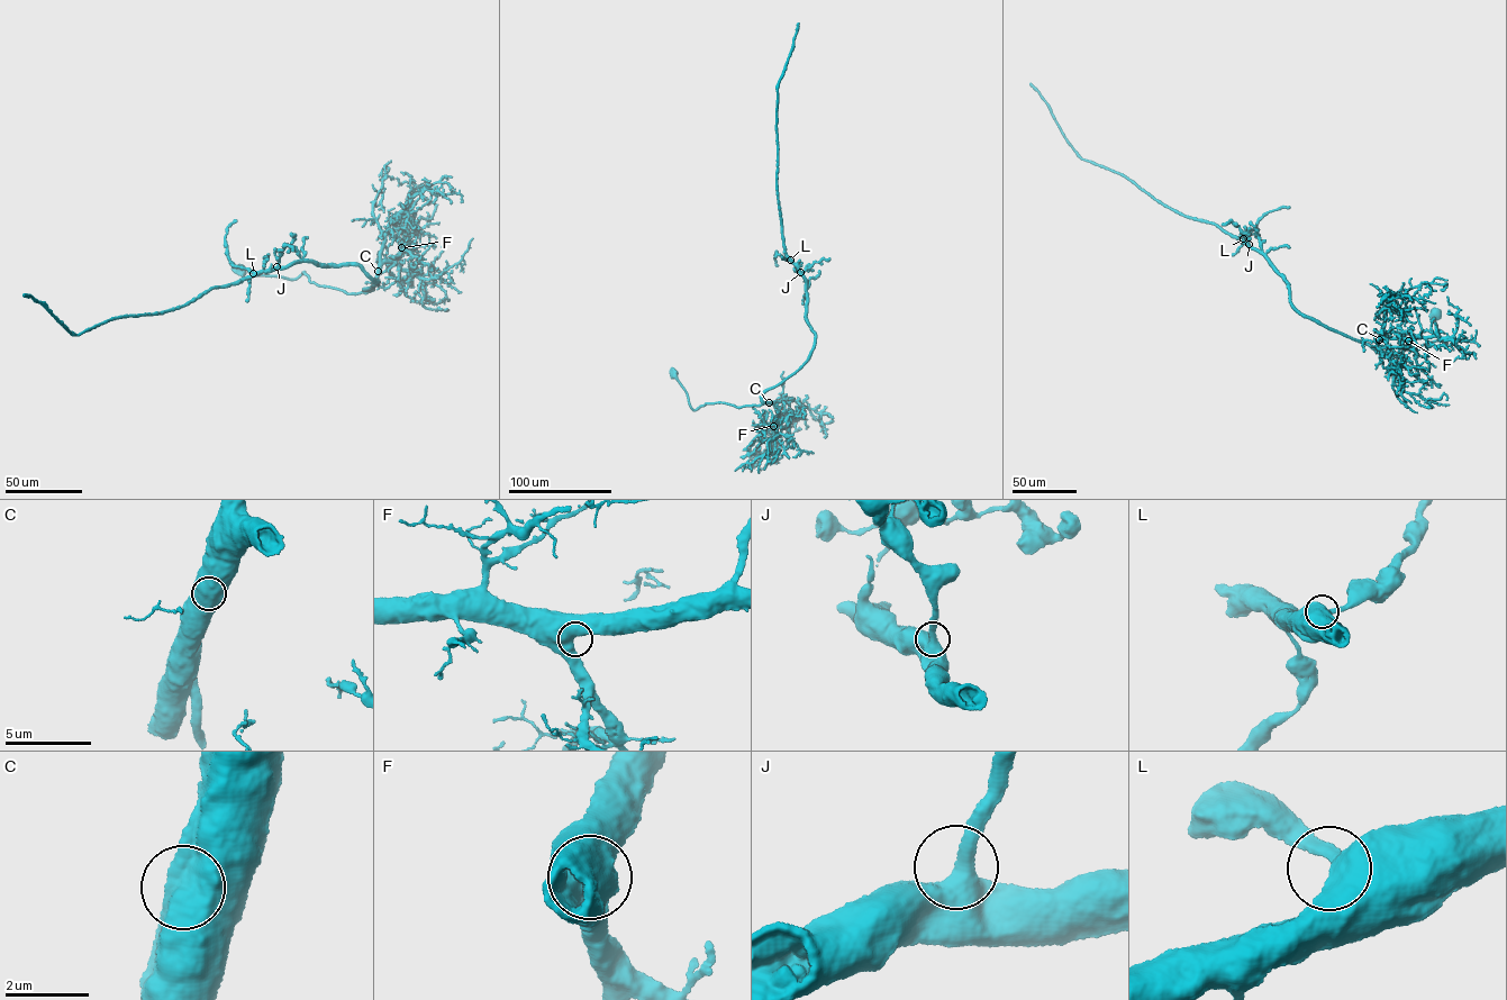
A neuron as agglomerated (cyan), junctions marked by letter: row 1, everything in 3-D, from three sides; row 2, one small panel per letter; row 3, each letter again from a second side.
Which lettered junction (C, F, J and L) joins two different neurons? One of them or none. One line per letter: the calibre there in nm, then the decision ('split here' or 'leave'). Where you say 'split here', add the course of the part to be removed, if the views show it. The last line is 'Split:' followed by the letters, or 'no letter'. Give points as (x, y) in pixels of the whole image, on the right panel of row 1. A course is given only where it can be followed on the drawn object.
C: calibre 1100 nm; leave
F: calibre 900 nm; leave
J: calibre 550 nm; leave
L: calibre 480 nm; leave
Split: no letter

